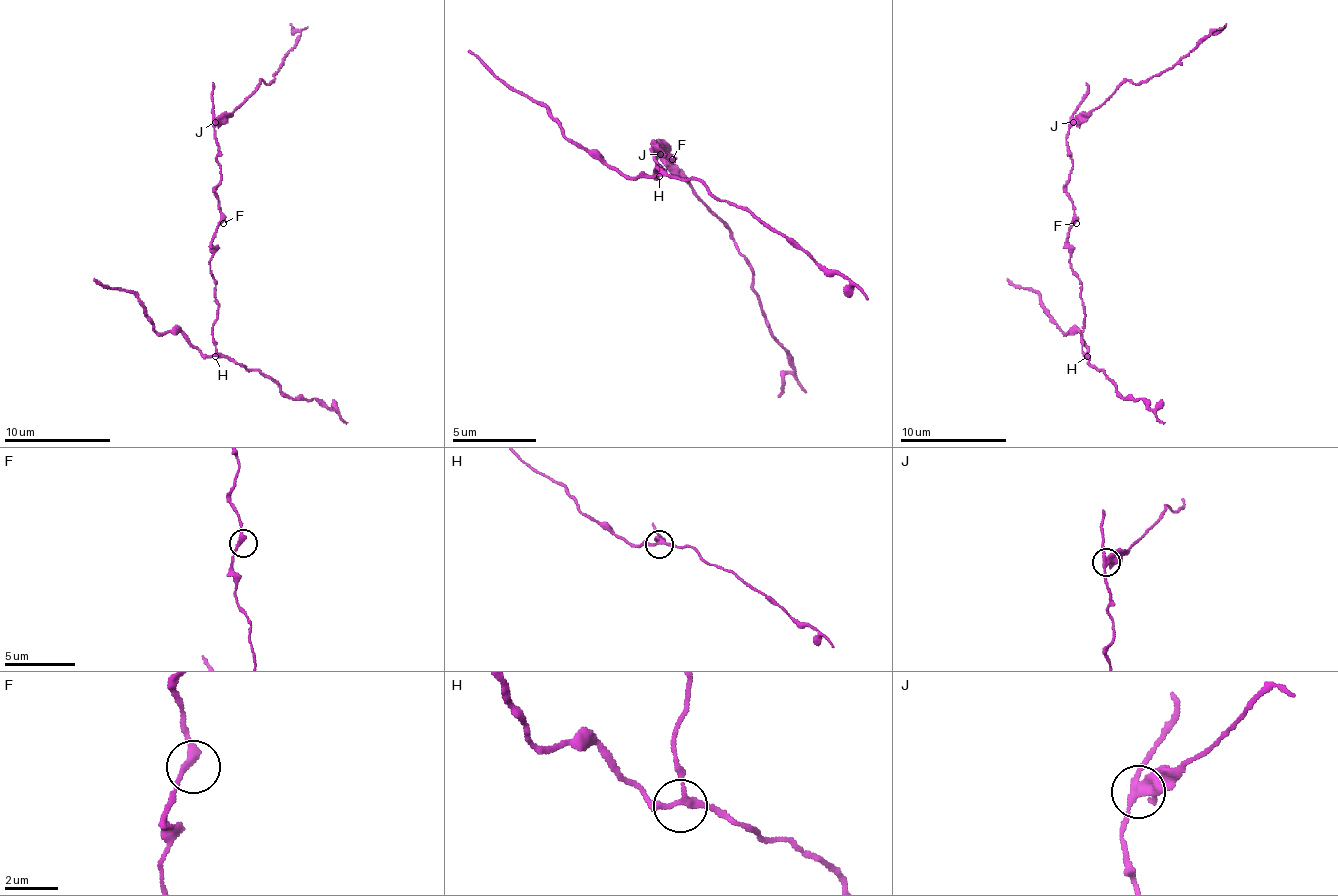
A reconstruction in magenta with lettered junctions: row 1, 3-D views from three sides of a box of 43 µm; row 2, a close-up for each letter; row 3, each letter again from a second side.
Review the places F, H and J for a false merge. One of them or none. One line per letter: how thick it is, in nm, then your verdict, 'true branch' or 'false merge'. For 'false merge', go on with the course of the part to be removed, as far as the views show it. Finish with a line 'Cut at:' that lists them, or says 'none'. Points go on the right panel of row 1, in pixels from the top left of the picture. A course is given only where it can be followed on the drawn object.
F: 280 nm | true branch
H: 200 nm | true branch
J: 320 nm | false merge | (1073, 122), (1081, 122), (1124, 82), (1137, 84), (1175, 66), (1225, 23)
Cut at: J

